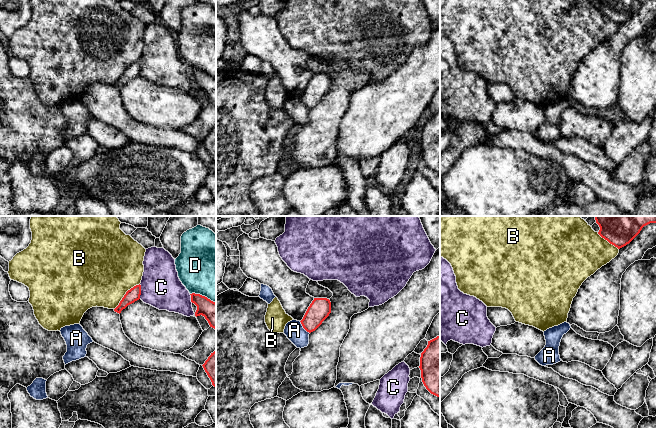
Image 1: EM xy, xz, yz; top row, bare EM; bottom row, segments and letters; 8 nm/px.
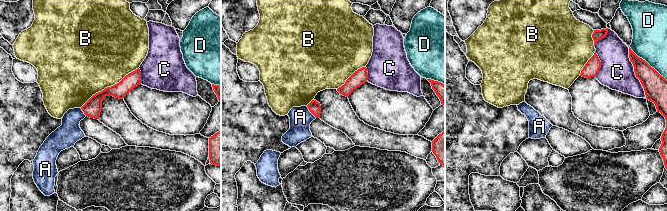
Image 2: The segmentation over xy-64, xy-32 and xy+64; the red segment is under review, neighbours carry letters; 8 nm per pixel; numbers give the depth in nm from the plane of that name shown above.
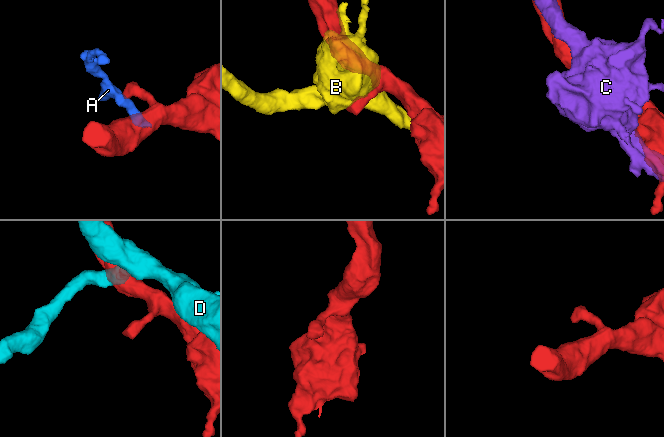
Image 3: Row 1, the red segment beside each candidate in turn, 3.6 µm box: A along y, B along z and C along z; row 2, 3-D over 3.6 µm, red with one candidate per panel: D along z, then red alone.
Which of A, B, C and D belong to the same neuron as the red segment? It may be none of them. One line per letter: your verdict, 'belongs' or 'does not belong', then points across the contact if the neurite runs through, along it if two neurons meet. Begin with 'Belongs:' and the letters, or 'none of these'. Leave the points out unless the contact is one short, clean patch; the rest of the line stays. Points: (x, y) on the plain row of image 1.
Belongs: none of these
A: does not belong; border xz (299, 97), (309, 109)
B: does not belong
C: does not belong
D: does not belong

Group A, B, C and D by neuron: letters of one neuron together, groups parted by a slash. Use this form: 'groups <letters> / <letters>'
groups A / B / C / D

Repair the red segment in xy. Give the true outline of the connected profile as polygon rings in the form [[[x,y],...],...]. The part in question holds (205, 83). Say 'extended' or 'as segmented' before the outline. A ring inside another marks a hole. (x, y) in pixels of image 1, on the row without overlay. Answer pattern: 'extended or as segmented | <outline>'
as segmented | [[[192,69],[191,78],[197,82],[195,92],[204,92],[210,103],[216,106],[216,79],[205,72]]]

